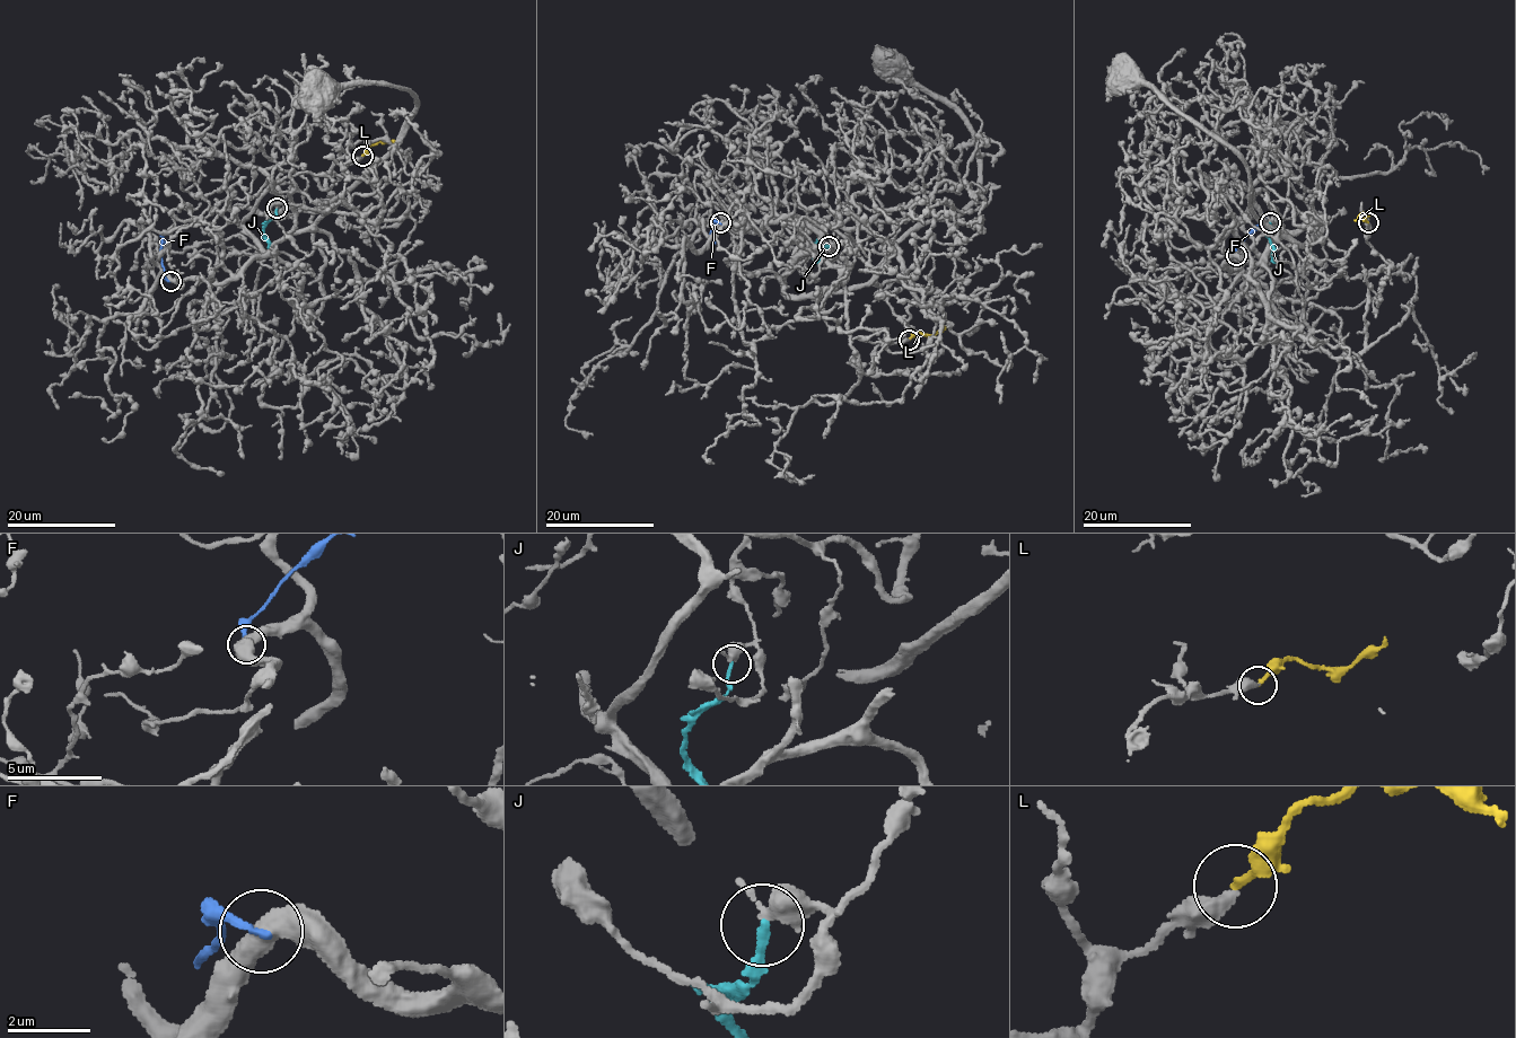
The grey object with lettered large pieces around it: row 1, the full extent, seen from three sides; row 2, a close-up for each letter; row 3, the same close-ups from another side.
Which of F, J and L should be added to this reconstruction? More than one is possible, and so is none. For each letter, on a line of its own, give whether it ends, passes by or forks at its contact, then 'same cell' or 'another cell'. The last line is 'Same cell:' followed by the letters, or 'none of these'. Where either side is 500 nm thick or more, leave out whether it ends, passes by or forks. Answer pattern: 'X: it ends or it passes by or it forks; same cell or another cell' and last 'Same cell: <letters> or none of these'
F: another cell
J: another cell
L: it ends; same cell
Same cell: L

